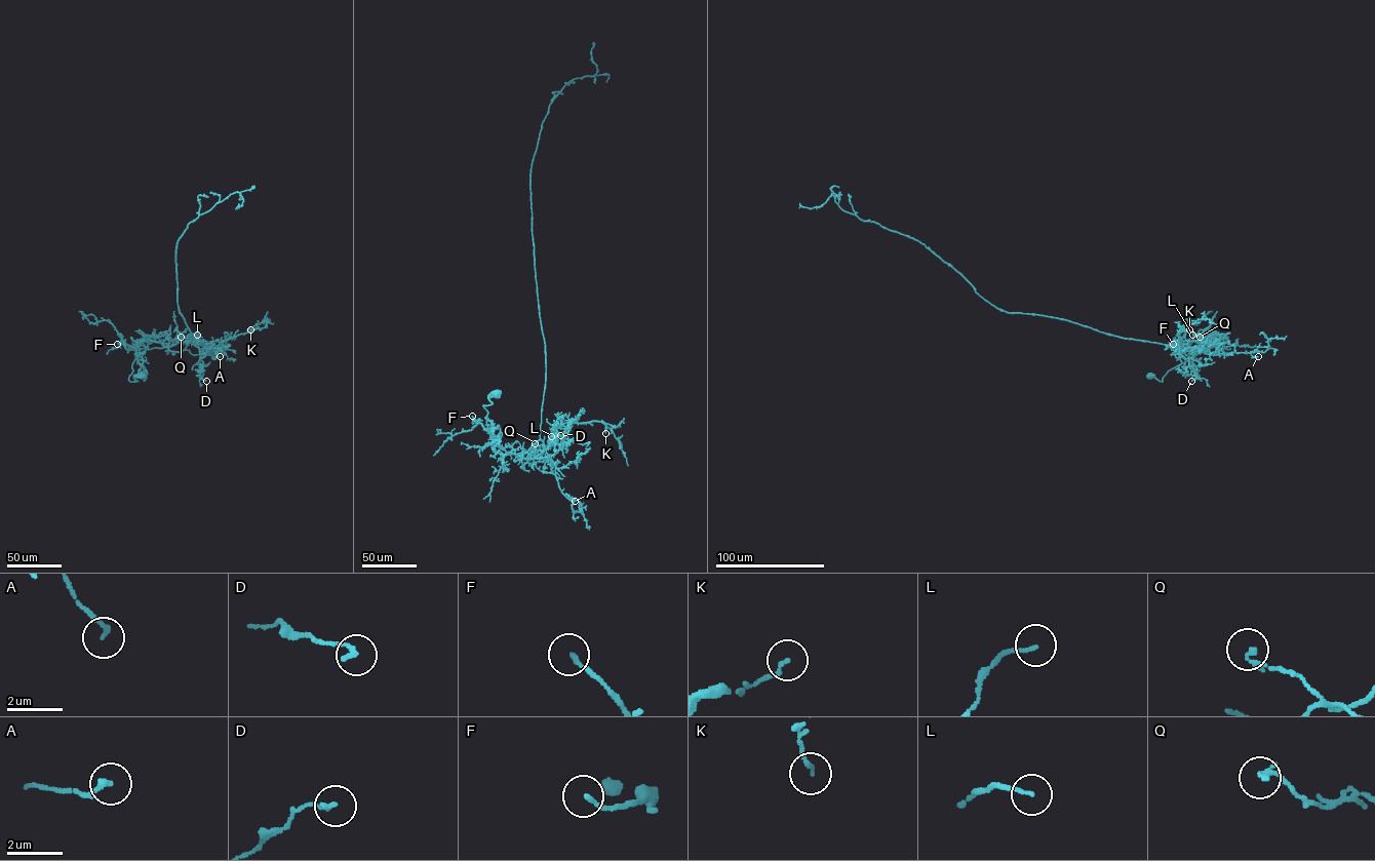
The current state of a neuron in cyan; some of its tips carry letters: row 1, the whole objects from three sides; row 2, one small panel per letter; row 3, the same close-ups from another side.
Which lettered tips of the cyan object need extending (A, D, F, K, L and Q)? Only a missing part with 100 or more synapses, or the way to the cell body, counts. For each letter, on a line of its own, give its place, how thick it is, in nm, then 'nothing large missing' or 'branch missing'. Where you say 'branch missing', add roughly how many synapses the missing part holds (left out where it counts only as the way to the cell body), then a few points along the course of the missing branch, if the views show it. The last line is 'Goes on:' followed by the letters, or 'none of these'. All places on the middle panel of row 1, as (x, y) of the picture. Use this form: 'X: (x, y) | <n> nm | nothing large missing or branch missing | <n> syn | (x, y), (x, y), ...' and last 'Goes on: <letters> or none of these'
A: (575, 501) | 190 nm | nothing large missing
D: (560, 435) | 170 nm | nothing large missing
F: (472, 416) | 140 nm | nothing large missing
K: (605, 433) | 120 nm | nothing large missing
L: (551, 436) | 120 nm | nothing large missing
Q: (535, 443) | 160 nm | nothing large missing
Goes on: none of these

